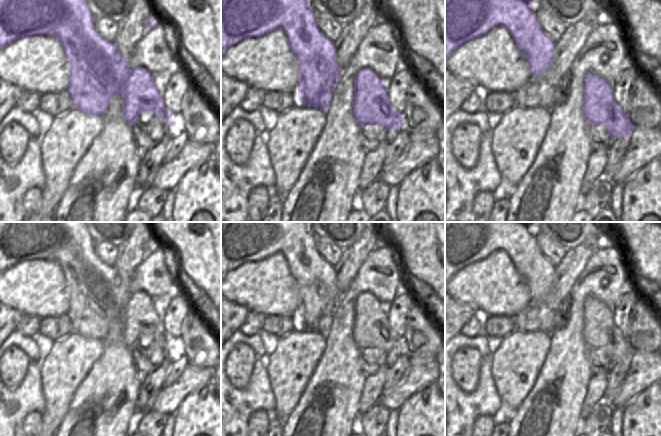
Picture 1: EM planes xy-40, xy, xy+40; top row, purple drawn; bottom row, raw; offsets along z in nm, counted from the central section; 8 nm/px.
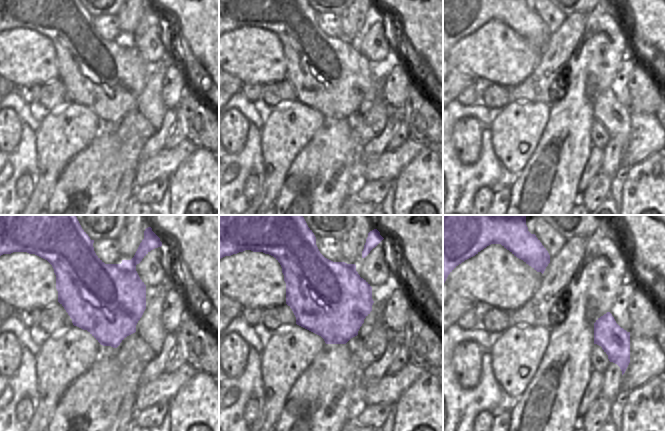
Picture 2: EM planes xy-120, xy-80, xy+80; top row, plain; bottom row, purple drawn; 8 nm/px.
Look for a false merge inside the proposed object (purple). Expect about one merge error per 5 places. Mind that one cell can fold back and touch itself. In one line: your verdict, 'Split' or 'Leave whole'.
Leave whole.

